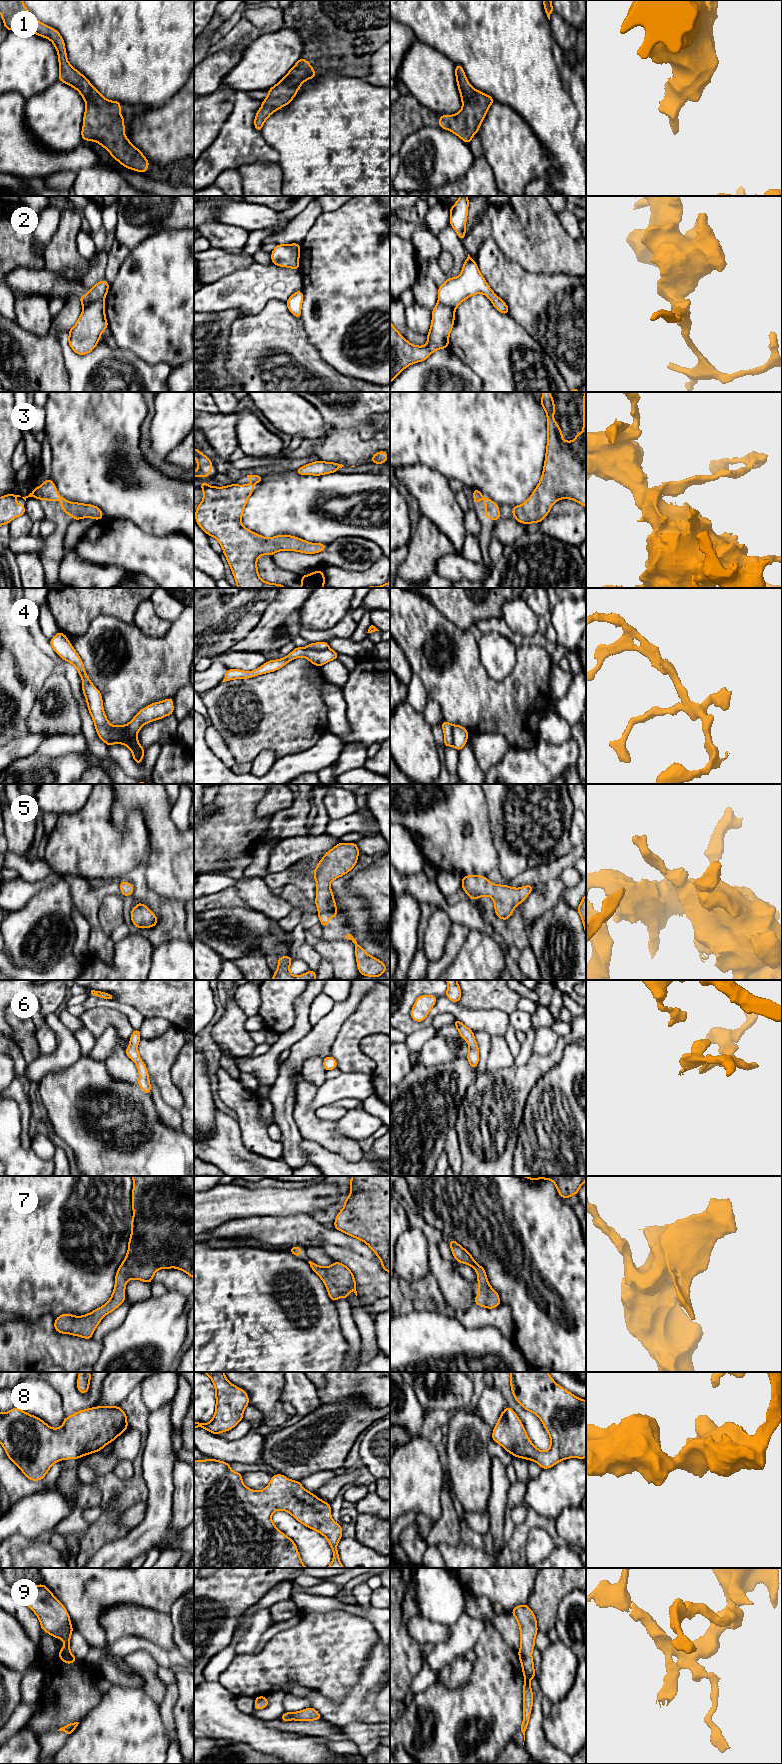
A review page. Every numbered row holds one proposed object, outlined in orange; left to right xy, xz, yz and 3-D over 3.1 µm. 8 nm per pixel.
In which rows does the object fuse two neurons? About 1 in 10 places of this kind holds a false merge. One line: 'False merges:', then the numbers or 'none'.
False merges: 2

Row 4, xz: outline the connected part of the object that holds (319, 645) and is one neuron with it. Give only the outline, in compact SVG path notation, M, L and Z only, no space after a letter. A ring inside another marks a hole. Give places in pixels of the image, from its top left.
M328 642L310 643L307 647L296 647L286 657L278 660L270 660L261 665L259 668L253 671L244 671L238 669L227 669L225 677L222 682L234 680L234 679L247 679L252 678L268 672L274 672L285 666L288 662L304 657L308 659L312 664L320 667L332 660L338 658L338 653L329 648Z

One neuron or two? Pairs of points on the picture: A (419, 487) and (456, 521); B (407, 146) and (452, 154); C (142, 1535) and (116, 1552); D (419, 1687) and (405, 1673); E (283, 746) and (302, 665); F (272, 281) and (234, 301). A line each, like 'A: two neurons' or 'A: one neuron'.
A: one neuron
B: one neuron
C: one neuron
D: two neurons
E: one neuron
F: one neuron

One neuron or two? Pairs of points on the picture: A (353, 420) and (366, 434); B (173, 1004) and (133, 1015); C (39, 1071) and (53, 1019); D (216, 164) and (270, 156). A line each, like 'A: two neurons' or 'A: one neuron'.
A: one neuron
B: two neurons
C: one neuron
D: one neuron

